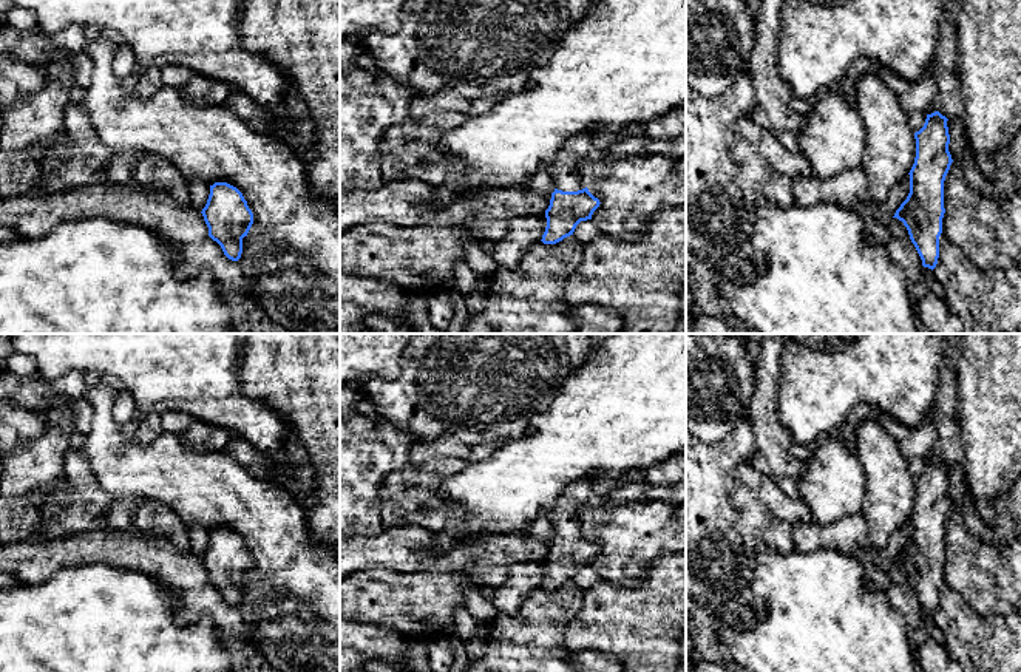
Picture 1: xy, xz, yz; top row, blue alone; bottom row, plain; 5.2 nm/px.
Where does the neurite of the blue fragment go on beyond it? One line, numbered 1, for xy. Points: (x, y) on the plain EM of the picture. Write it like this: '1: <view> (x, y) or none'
1: none

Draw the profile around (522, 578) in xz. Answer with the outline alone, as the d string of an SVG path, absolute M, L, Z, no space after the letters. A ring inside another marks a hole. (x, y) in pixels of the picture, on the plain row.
M545 561L517 562L510 565L507 581L491 599L497 612L516 615L524 599L542 585L545 573Z

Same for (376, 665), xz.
M372 660L372 661L366 663L363 666L363 670L365 672L405 672L405 670L399 669L397 666L394 666L388 661L383 661L383 660Z

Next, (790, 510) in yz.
M741 463L735 477L746 485L778 519L791 525L814 522L805 504L799 499L791 499L774 479L758 471L751 463Z

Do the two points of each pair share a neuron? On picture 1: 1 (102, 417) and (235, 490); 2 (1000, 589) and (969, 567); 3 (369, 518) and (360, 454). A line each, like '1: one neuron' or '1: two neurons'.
1: one neuron
2: one neuron
3: one neuron

